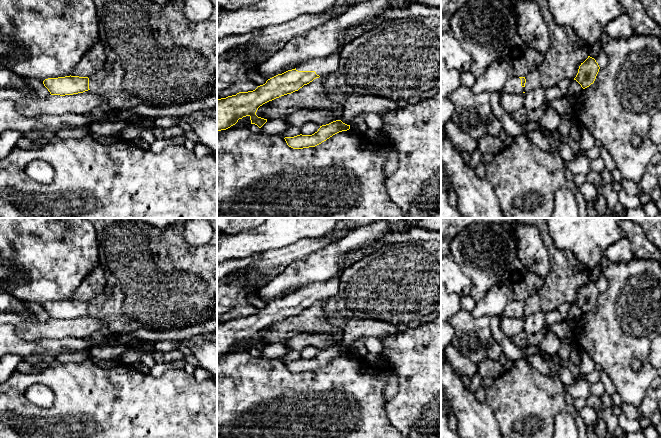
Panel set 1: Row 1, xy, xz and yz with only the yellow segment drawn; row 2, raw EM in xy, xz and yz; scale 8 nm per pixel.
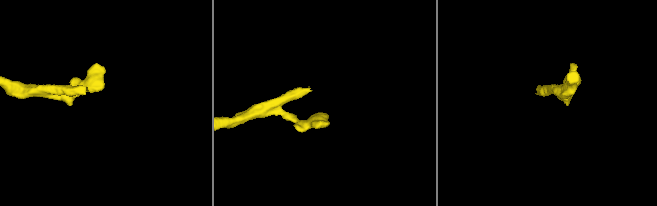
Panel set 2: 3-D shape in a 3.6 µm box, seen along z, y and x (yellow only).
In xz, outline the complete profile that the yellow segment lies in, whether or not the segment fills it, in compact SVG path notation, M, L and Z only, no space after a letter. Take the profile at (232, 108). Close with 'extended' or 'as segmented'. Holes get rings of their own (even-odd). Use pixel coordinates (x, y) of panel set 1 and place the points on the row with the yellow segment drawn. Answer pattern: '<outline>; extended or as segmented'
M340 52L334 53L327 57L312 59L306 63L297 66L295 69L288 70L278 74L266 81L265 84L258 86L253 91L239 92L236 95L228 96L217 100L217 132L226 130L235 125L239 119L249 116L251 124L261 128L267 119L258 117L256 112L260 106L281 96L298 91L304 85L309 84L314 79L333 74L339 68Z; extended

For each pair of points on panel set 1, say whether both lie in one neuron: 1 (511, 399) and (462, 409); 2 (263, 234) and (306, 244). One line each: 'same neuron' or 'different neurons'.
1: different neurons
2: different neurons

